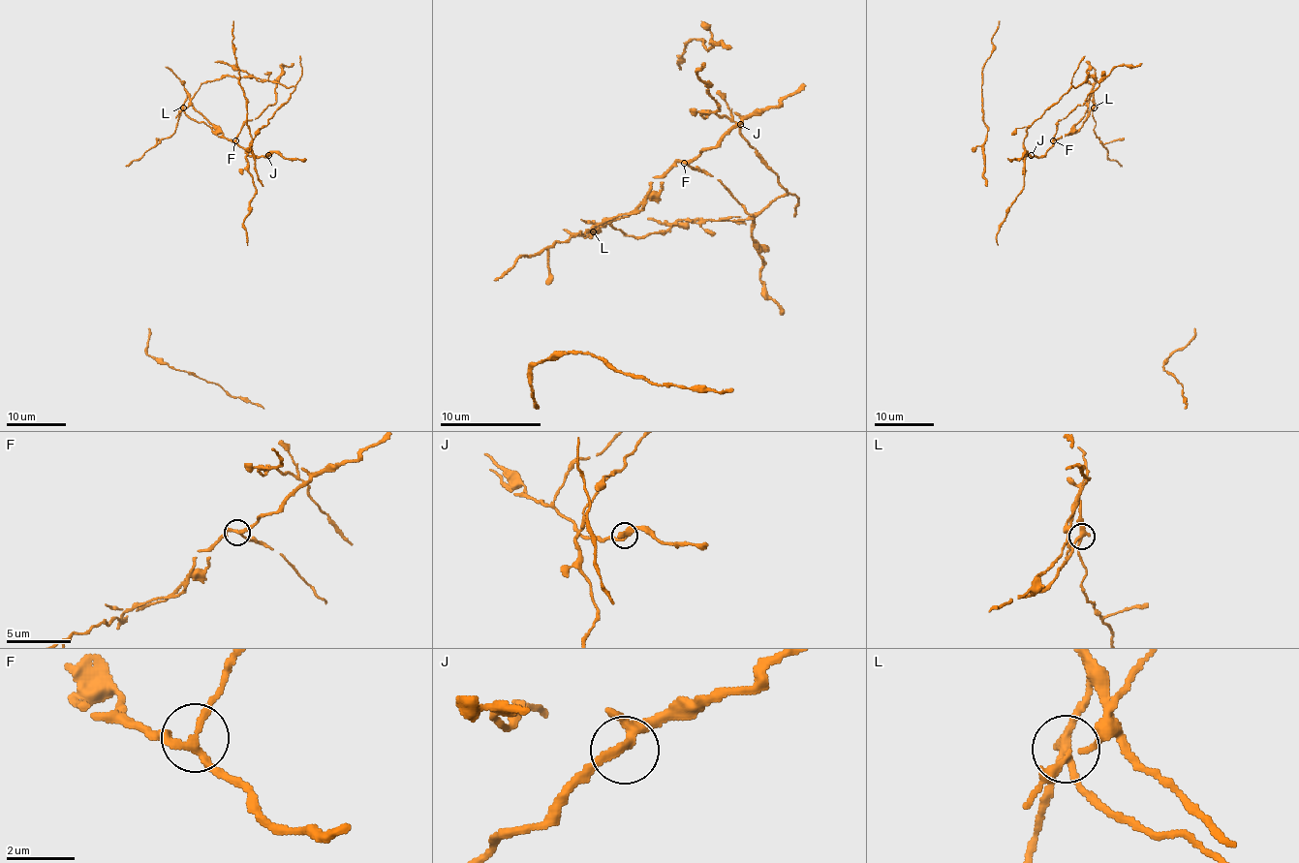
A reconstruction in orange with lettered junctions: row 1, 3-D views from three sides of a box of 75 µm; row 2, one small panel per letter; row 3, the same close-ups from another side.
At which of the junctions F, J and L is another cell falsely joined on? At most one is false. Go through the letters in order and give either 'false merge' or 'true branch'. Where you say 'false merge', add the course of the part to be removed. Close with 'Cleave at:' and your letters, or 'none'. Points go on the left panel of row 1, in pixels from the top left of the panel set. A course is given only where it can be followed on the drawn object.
F: true branch
J: true branch
L: false merge
Cleave at: L

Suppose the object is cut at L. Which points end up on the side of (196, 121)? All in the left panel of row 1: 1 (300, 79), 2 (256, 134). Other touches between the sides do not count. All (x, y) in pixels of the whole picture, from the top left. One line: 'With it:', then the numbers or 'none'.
With it: none

